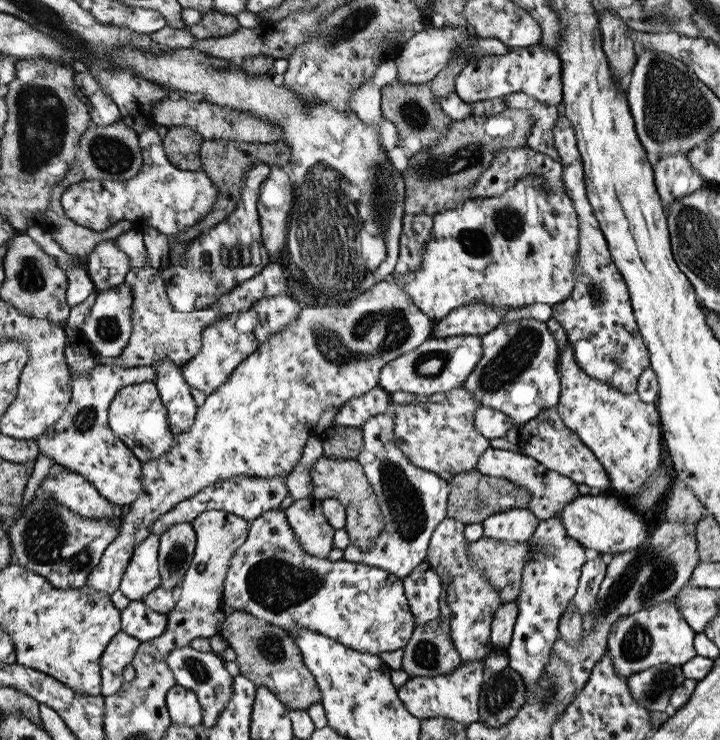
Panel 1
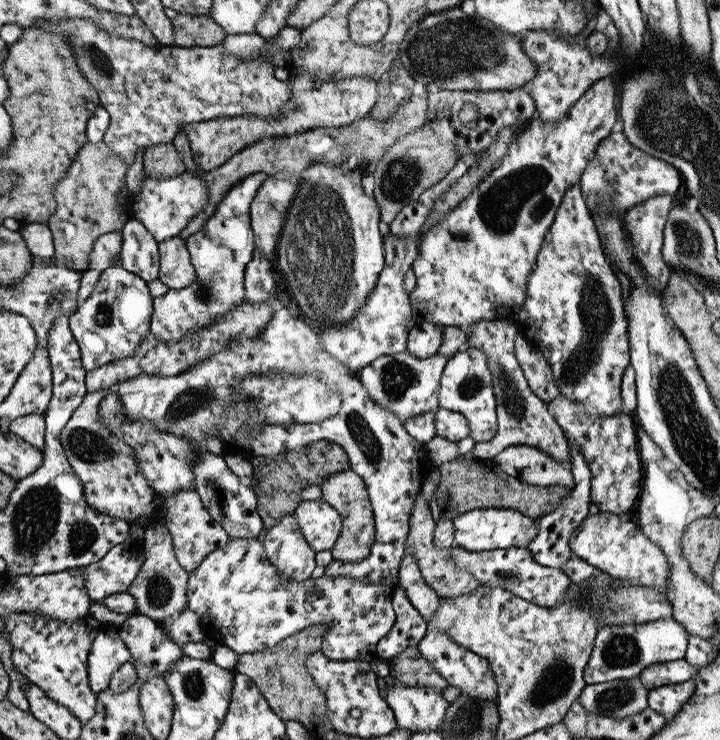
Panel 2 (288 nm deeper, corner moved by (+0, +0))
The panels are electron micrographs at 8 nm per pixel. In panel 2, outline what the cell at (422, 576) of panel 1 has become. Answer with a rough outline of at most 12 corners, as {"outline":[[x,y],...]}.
{"outline":[[395,588],[397,622],[375,646],[375,658],[391,660],[419,644],[429,624],[405,588]]}

